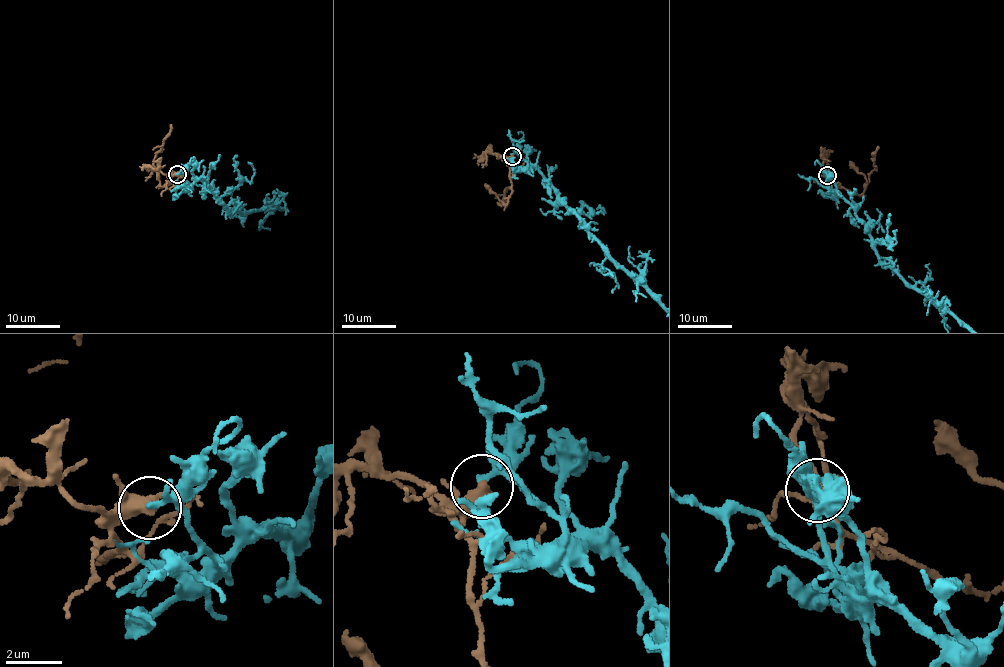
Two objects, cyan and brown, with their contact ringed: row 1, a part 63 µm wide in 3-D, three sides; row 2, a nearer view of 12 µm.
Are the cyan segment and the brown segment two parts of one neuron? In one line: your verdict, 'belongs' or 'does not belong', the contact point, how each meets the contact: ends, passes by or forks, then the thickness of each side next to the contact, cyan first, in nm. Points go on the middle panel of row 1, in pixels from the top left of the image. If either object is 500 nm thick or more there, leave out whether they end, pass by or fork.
does not belong; place (512, 156); cyan passes by; brown passes by; calibres 160 and 400 nm

